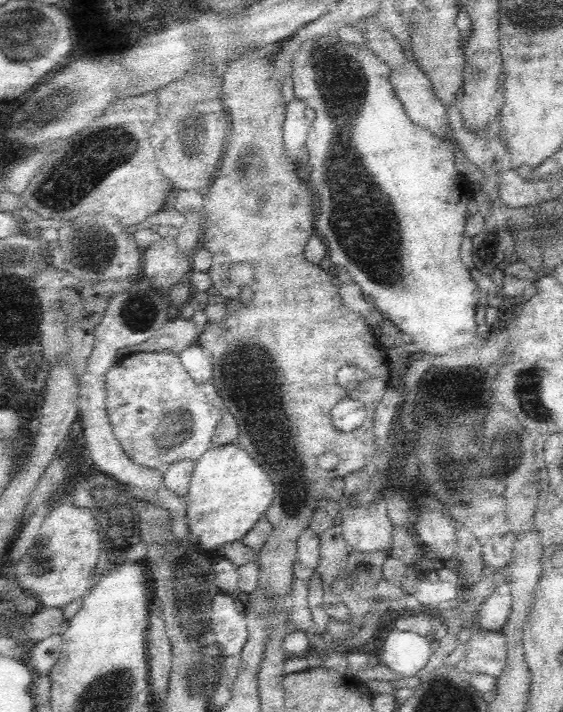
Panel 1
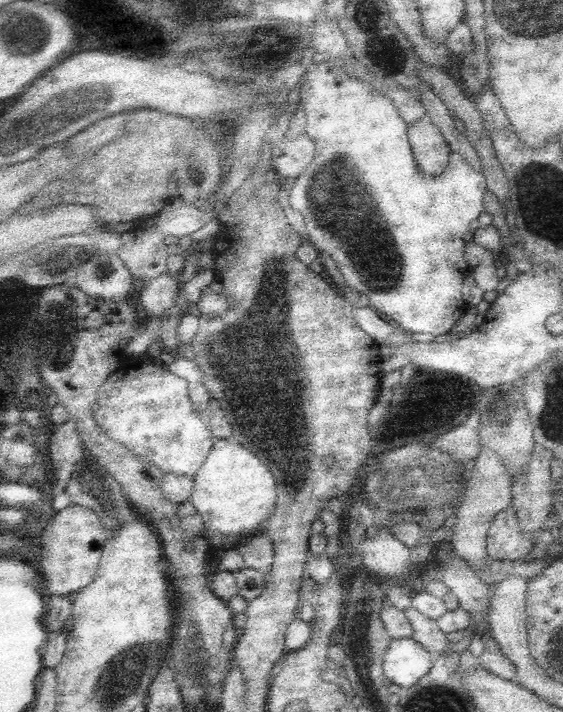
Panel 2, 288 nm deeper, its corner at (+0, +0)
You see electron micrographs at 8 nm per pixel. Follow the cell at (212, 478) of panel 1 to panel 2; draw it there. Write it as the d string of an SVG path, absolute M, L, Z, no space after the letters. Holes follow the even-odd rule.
M218 440L198 474L194 476L194 490L190 496L196 512L202 514L202 532L226 536L226 546L250 534L254 528L266 526L278 502L278 484L272 472L256 460L256 456L244 446L228 440Z

